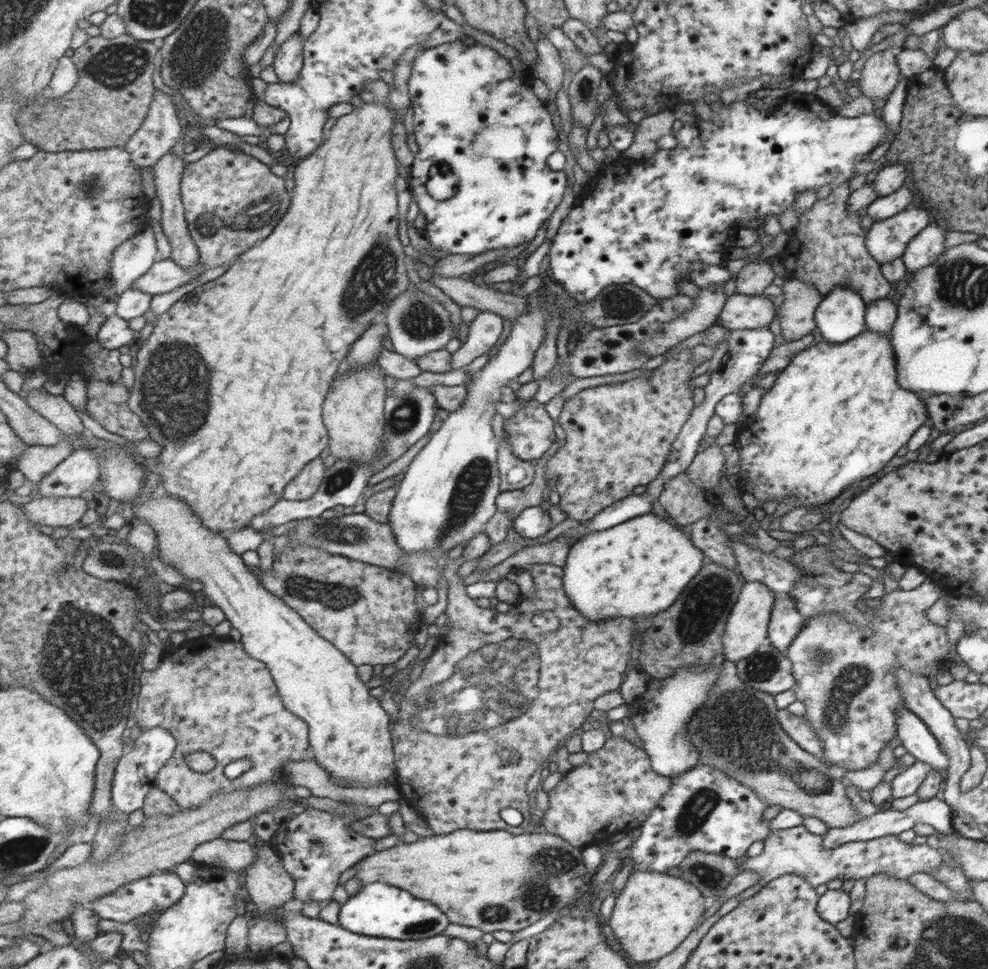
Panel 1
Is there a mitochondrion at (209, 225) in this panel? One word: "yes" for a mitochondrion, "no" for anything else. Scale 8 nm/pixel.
yes

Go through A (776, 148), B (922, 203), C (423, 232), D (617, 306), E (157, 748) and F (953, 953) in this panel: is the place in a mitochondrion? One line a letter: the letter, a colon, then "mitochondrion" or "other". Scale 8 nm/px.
A: other
B: other
C: other
D: mitochondrion
E: other
F: mitochondrion

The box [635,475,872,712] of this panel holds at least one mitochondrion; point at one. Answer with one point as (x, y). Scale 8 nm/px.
(704, 607)

